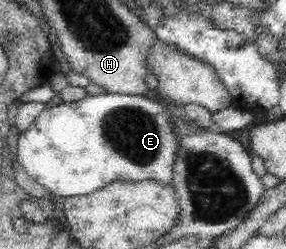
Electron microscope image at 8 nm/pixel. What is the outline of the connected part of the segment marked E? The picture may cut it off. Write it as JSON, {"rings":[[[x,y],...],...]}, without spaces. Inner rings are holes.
{"rings":[[[103,93],[101,95],[88,95],[81,101],[75,101],[75,103],[61,103],[59,105],[47,105],[47,107],[41,112],[41,115],[37,117],[35,123],[18,135],[18,159],[23,169],[27,172],[27,175],[39,184],[43,189],[47,189],[50,193],[59,195],[59,197],[79,197],[84,195],[91,195],[107,187],[107,185],[113,184],[115,181],[127,182],[129,184],[141,184],[145,181],[155,182],[159,185],[173,185],[174,184],[174,170],[175,161],[177,161],[177,153],[179,153],[179,136],[175,132],[175,126],[173,126],[173,120],[171,120],[170,112],[165,107],[159,104],[159,101],[152,97],[139,97],[137,95],[125,95],[117,93]]]}

